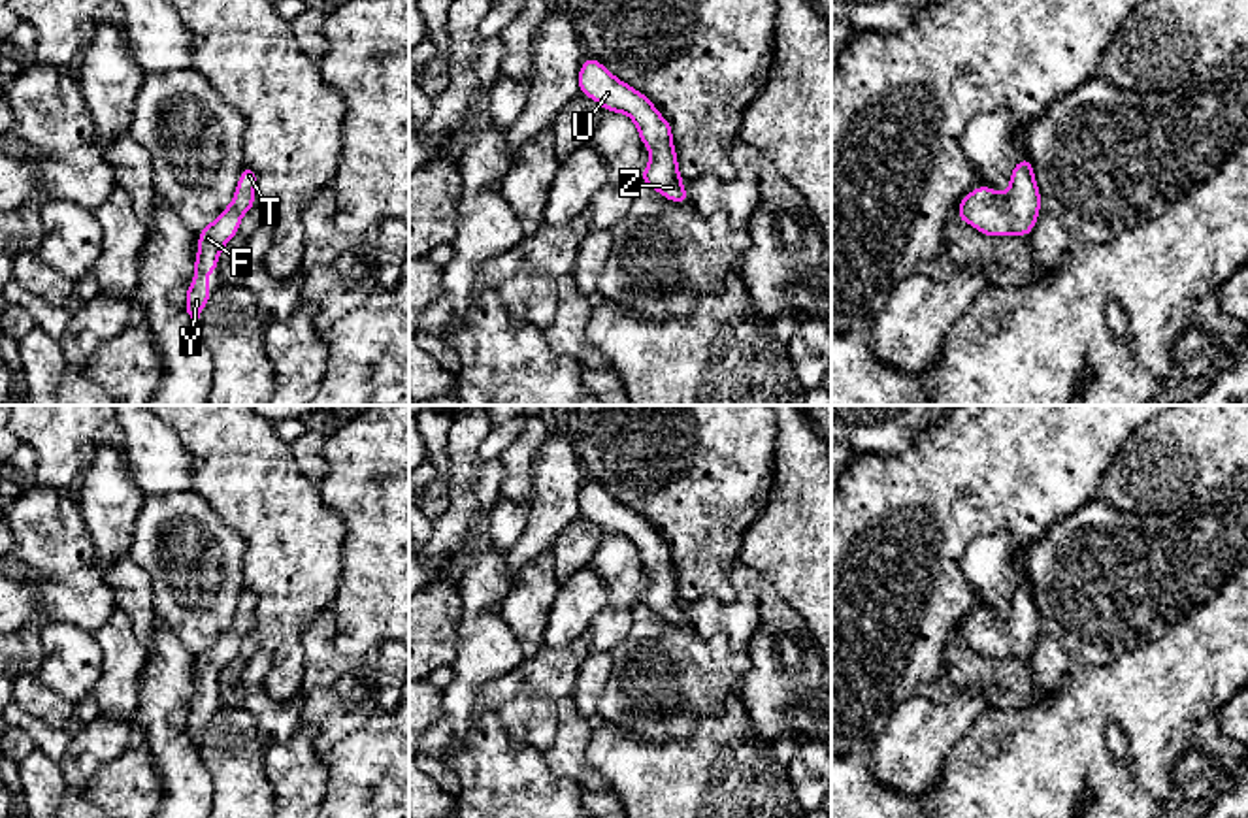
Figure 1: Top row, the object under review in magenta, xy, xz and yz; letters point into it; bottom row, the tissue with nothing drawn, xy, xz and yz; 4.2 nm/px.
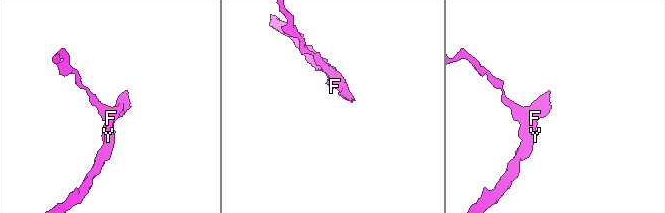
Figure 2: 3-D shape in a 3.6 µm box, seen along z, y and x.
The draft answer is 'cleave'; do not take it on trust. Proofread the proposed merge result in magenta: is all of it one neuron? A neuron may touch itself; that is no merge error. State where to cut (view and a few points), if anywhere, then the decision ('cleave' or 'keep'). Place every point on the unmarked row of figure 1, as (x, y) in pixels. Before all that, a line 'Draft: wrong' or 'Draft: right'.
Draft: wrong
no cut | keep

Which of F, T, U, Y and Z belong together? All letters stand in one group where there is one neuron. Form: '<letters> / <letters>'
F T U Y Z

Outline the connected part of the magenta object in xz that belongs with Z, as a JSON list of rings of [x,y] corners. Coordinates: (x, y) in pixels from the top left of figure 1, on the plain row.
[[[586,479],[579,492],[579,515],[599,524],[605,533],[630,537],[641,564],[652,575],[639,601],[675,626],[690,626],[677,588],[671,547],[658,535],[652,524],[616,501],[592,479]]]

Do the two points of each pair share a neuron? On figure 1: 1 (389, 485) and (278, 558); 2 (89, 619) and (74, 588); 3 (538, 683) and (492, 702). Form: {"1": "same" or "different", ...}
{"1": "different", "2": "same", "3": "same"}

